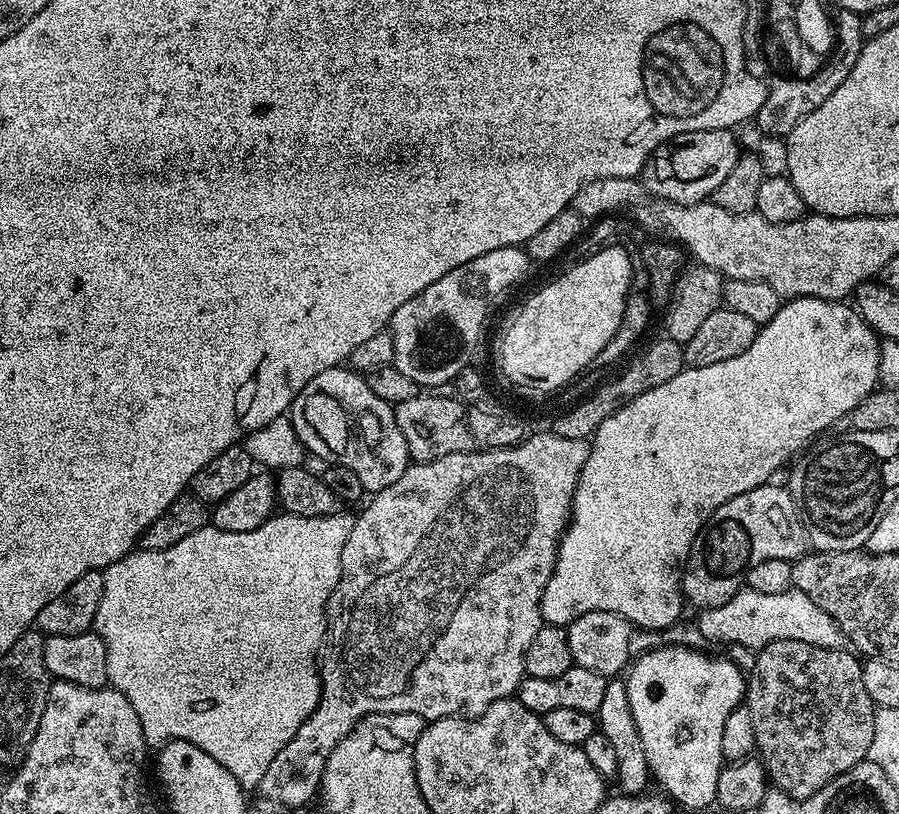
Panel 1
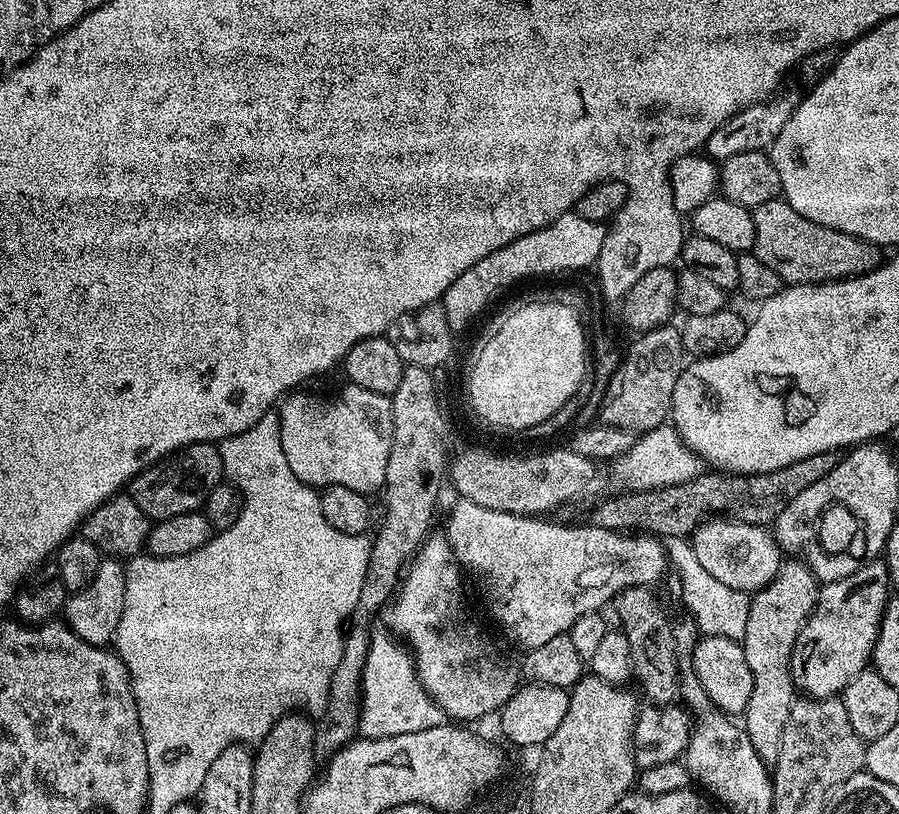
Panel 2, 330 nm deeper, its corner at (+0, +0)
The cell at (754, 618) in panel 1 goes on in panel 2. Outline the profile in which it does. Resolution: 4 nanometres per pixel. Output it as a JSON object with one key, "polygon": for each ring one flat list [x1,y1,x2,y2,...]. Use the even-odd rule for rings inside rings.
{"polygon":[[667,537,664,540,664,551,667,552,669,561,675,567,676,564,680,567,680,596,684,599,689,610,692,611,693,618,691,617,691,619,694,621,695,627,705,636,721,636,722,638,743,641,752,605,749,593,736,592,730,586,722,586,722,582,718,582,718,578,710,578,710,574,706,574,706,570,702,570,702,566,696,563,694,550,686,543,685,537]]}

